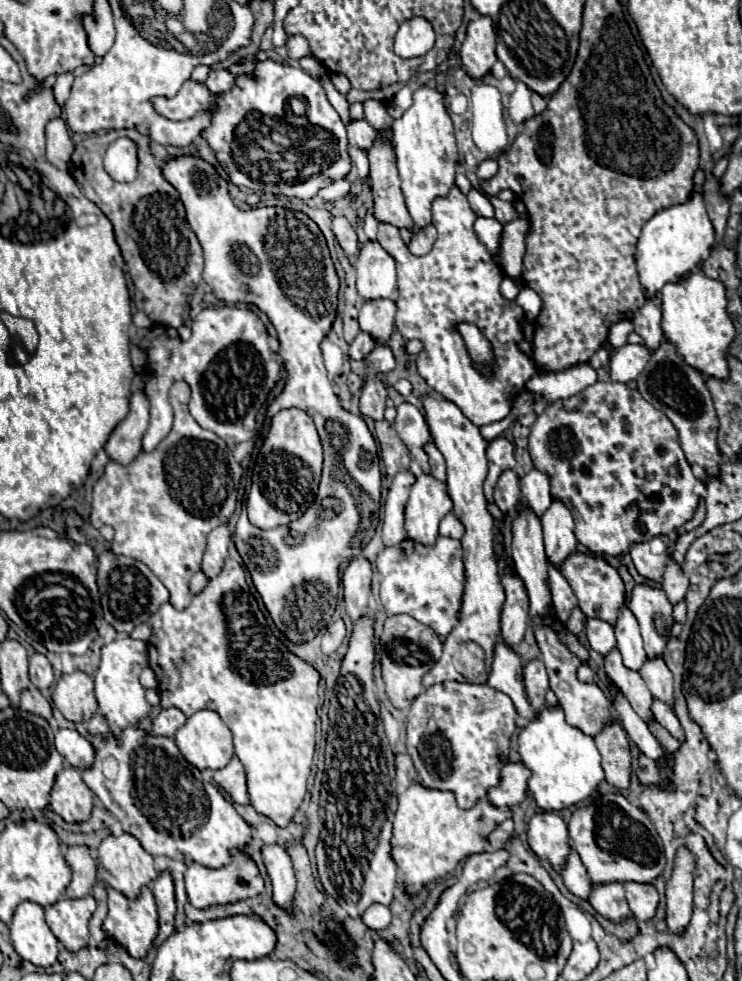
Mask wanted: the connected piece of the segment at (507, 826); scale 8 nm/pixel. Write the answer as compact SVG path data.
M512 820L502 822L502 824L488 836L488 842L492 844L492 850L496 852L496 850L506 848L506 844L508 844L508 840L510 840L512 834L514 834L514 822L512 822Z

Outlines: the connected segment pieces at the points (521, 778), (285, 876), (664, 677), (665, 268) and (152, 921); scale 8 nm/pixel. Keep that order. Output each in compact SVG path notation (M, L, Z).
M508 762L502 768L498 788L490 788L488 800L494 806L514 806L526 798L526 784L532 772L522 762Z
M264 846L262 848L266 870L272 878L272 902L294 914L294 894L296 894L296 876L292 868L292 860L282 846Z
M646 660L642 666L640 676L644 678L648 690L652 692L654 698L664 702L670 710L674 710L674 680L672 672L666 668L664 660Z
M694 194L686 204L666 208L654 214L642 228L636 250L636 264L640 282L646 294L652 298L664 284L680 282L688 272L694 272L704 260L708 260L714 244L714 226L708 218L702 194Z
M108 888L108 916L102 924L102 930L116 946L124 948L132 958L146 958L152 942L158 936L158 910L152 892L148 888L142 888L142 896L138 896L138 900L128 900L120 892Z

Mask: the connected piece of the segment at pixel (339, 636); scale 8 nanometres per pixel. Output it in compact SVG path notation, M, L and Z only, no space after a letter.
M338 618L334 622L330 622L324 630L324 636L322 636L322 652L336 652L338 646L342 644L346 636L346 628L344 628L344 622Z

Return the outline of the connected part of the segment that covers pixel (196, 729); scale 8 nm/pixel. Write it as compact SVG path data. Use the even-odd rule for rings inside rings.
M202 710L176 732L176 746L198 770L220 770L234 756L232 732L216 712Z

